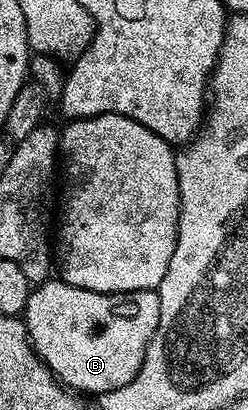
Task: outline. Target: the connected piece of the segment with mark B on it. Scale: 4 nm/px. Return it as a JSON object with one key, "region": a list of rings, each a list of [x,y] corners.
{"region":[[[49,278],[37,283],[28,293],[22,313],[28,341],[40,361],[69,390],[80,394],[99,394],[126,386],[140,373],[148,344],[160,325],[160,293],[150,292],[91,292],[70,286],[65,280]]]}

